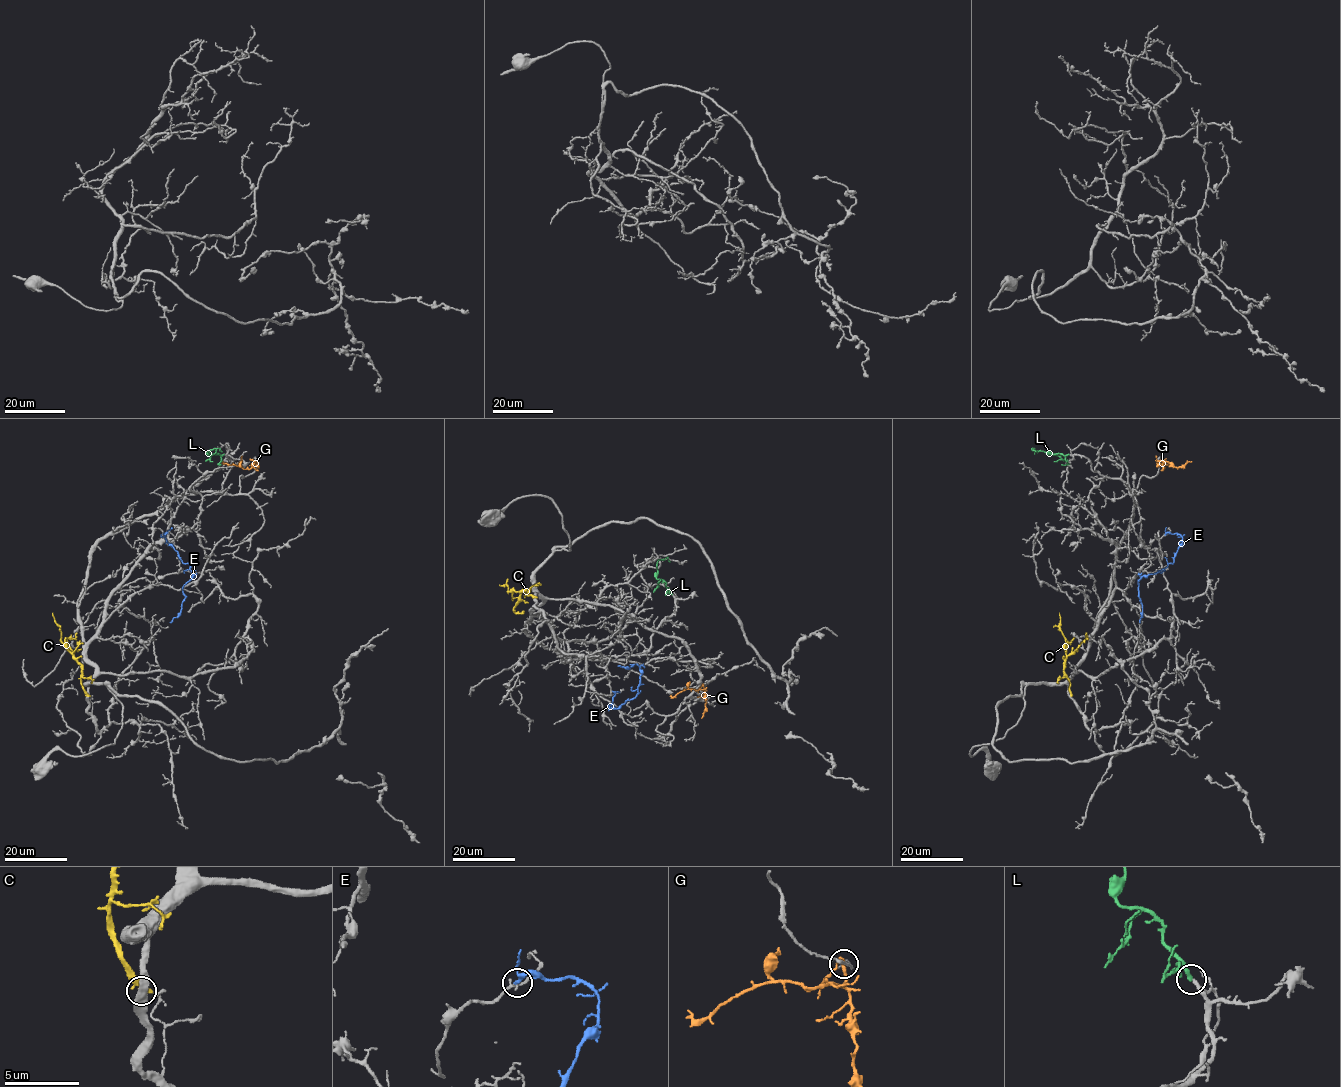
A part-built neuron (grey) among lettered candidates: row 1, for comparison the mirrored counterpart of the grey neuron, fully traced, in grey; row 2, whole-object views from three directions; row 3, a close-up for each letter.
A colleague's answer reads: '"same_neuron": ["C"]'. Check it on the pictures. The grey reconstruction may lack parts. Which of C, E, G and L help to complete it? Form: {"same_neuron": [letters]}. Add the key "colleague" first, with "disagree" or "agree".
{"colleague": "disagree", "same_neuron": ["L"]}

